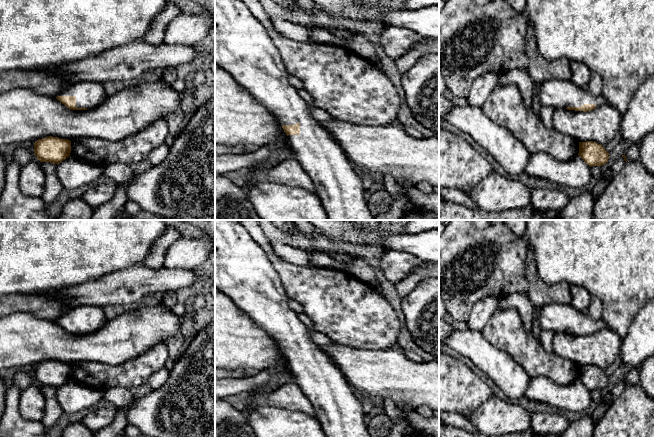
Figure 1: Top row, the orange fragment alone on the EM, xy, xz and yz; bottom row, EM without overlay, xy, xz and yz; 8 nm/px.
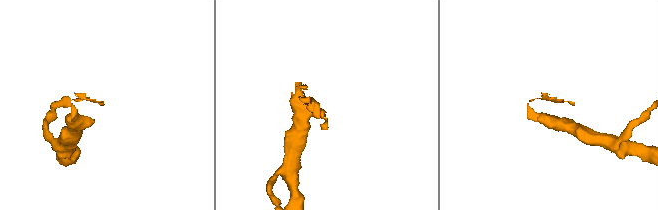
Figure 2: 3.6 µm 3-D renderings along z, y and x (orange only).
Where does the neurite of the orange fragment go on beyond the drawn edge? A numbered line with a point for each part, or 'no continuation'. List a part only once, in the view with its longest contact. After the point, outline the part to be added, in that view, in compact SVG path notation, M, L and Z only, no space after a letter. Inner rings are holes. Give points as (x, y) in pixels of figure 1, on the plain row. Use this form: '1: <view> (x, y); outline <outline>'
1: xz (243, 272); outline M215 220L215 287L262 326L281 349L300 348L300 358L289 359L288 366L297 385L314 407L315 417L326 437L372 437L353 388L330 357L313 341L298 314L290 309L279 274L261 245L238 220Z

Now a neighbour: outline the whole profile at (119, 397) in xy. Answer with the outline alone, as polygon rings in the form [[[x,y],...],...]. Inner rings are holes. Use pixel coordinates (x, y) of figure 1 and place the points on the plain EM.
[[[124,387],[108,388],[103,392],[103,399],[110,402],[115,409],[128,406],[134,400],[131,389]]]

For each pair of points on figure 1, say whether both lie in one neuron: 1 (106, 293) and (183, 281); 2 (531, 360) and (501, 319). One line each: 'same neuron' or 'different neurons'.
1: same neuron
2: same neuron

